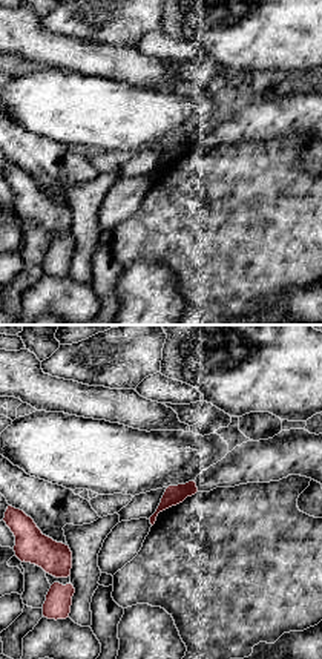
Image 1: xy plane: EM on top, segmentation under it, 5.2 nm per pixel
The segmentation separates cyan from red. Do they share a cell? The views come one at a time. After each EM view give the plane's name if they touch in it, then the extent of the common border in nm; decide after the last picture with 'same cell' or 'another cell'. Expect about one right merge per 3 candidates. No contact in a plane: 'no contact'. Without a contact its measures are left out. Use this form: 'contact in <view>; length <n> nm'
no contact

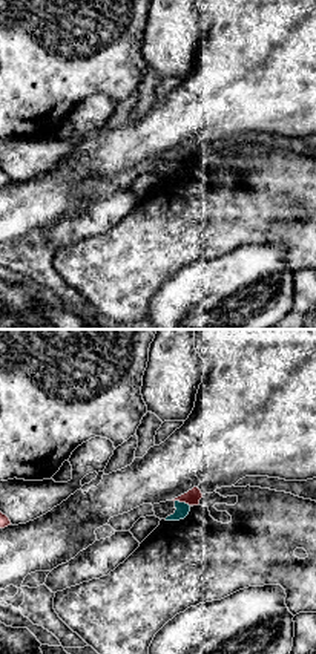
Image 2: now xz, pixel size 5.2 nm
contact in xz; length 90 nm

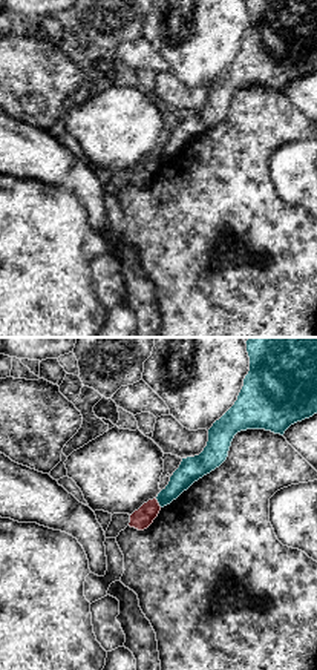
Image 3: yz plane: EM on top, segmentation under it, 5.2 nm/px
contact in yz; length 60 nm

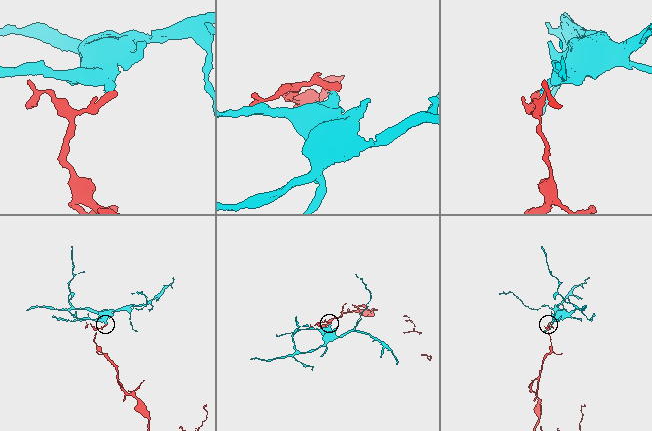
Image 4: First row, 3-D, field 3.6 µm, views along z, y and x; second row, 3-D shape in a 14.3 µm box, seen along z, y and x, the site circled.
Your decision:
another cell

